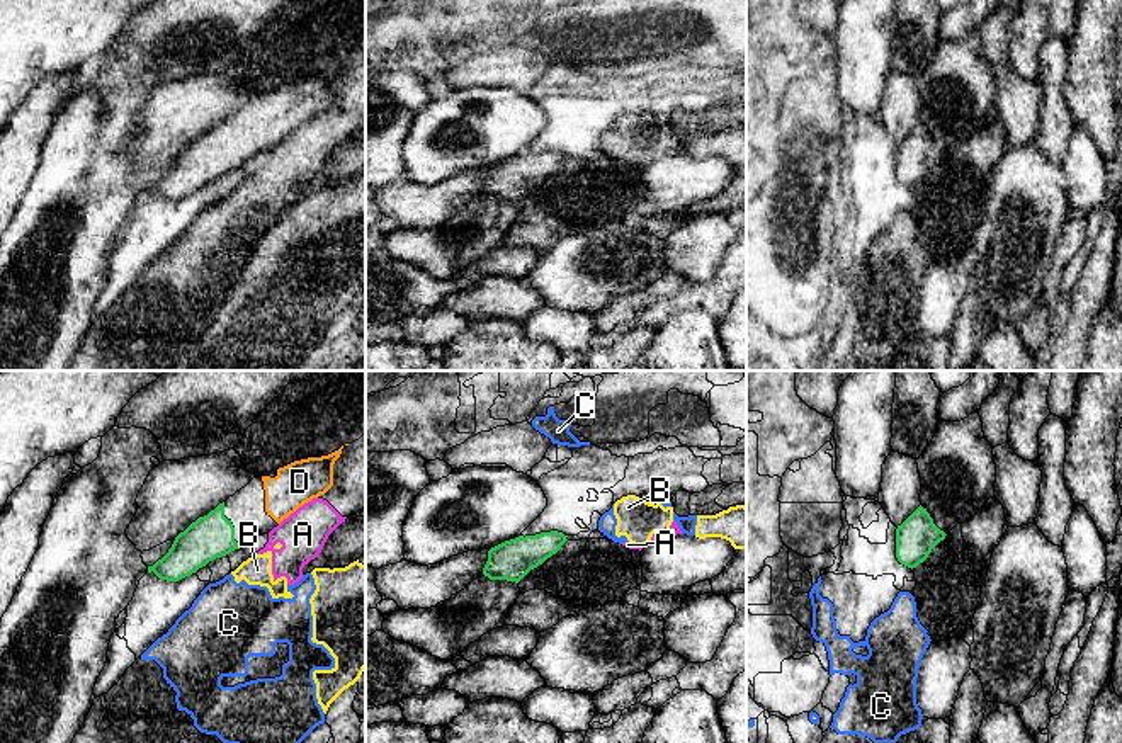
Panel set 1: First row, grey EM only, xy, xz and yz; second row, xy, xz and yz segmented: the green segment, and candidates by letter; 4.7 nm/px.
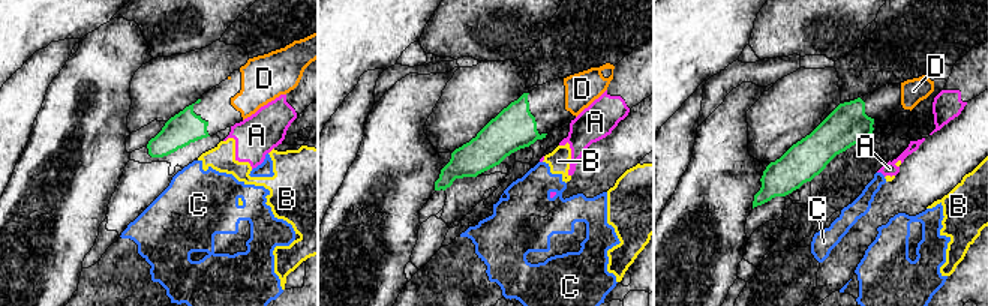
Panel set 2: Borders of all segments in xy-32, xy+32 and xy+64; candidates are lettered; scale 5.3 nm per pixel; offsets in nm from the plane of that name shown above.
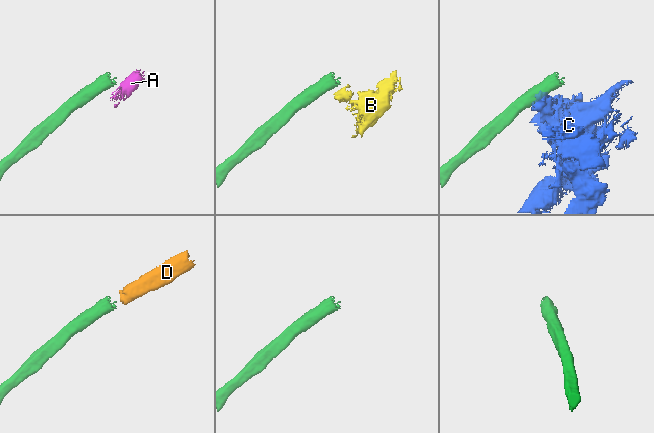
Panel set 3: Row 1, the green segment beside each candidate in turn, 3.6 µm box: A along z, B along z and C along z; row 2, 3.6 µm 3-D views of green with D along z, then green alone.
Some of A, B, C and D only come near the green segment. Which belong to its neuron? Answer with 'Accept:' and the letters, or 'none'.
Accept: D

